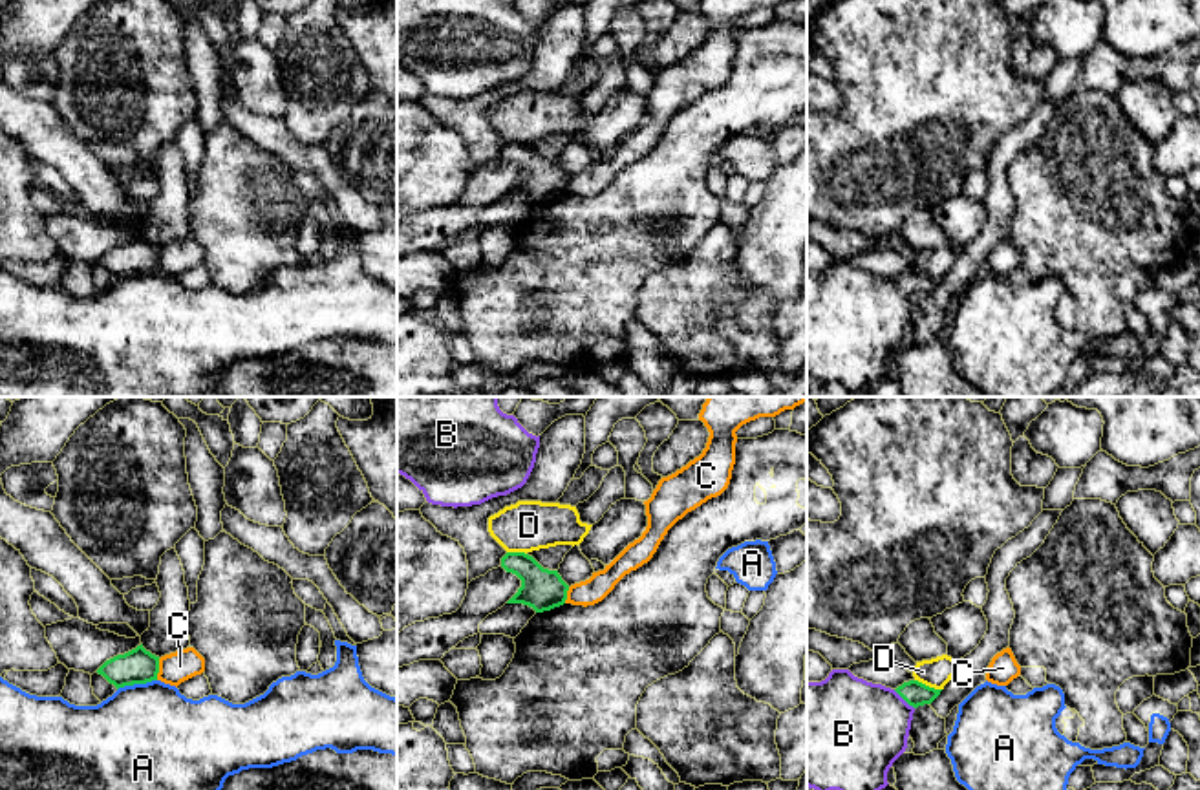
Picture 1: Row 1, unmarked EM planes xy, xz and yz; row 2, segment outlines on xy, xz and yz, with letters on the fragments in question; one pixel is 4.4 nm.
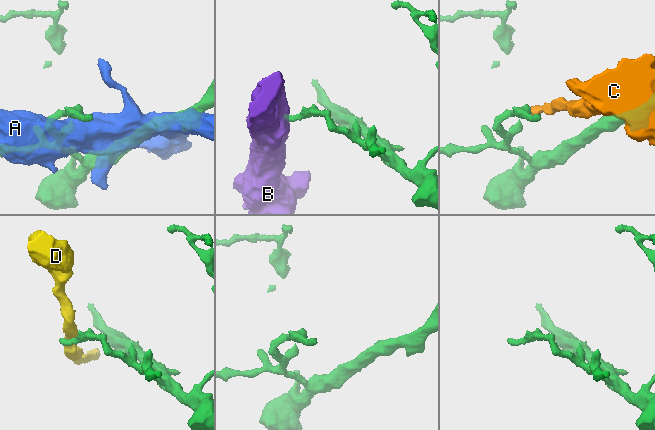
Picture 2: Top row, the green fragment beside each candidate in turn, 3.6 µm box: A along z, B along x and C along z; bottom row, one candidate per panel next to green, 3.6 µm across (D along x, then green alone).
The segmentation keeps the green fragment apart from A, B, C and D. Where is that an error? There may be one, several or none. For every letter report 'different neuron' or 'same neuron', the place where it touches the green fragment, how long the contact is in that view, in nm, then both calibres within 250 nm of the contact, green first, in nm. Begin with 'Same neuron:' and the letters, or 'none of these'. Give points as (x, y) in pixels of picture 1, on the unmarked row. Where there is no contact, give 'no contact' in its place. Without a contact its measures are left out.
Same neuron: none of these
A: different neuron | xy (136, 273) | 180 nm | 160/480 nm
B: different neuron | yz (904, 289) | 130 nm | 110/440 nm
C: different neuron | xy (158, 260) | 100 nm | 160/140 nm
D: different neuron | yz (928, 277) | 130 nm | 110/130 nm

